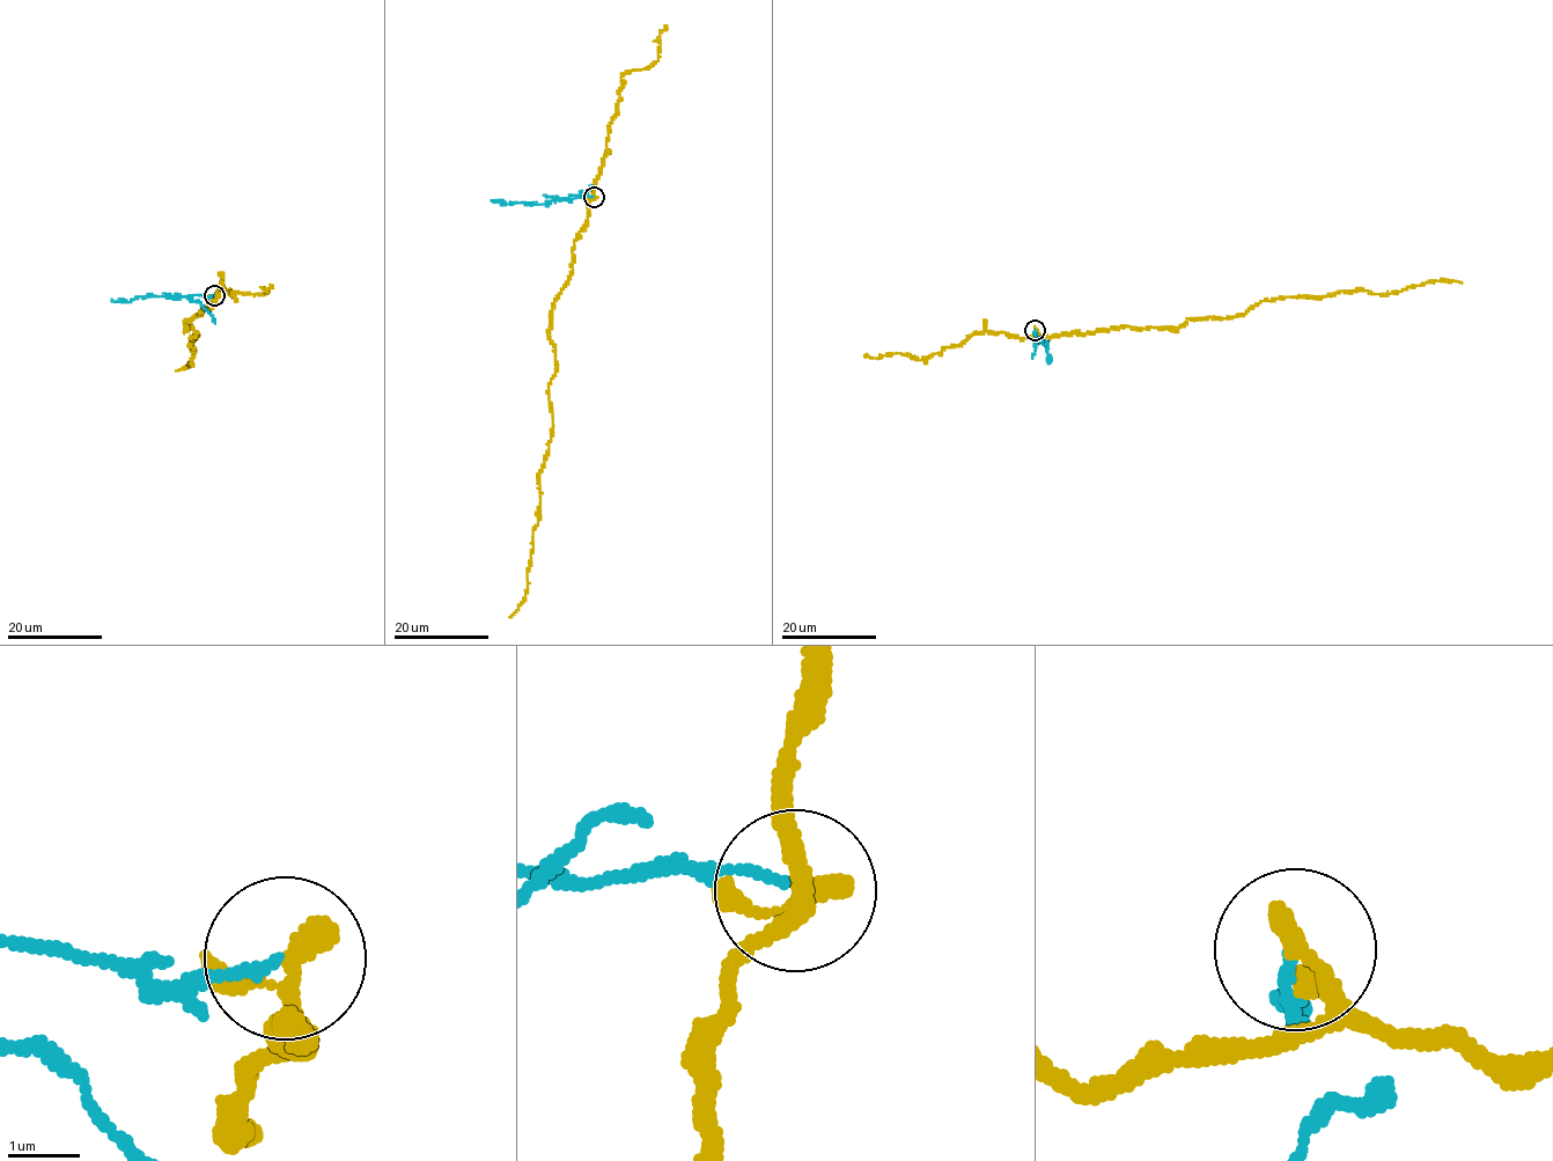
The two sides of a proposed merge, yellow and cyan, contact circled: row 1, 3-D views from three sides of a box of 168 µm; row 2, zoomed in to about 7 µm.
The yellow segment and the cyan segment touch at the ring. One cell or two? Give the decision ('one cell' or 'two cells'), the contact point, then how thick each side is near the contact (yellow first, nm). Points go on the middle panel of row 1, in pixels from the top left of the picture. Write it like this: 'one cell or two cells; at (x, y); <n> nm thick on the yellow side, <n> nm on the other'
two cells; at (594, 197); 240 nm thick on the yellow side, 120 nm on the other

